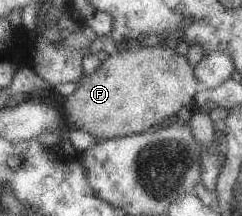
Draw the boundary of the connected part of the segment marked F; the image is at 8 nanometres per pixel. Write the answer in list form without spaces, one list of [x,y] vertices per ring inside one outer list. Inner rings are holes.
[[[132,44],[126,50],[110,55],[95,73],[84,74],[78,84],[77,91],[66,98],[64,105],[67,125],[93,133],[99,142],[151,129],[151,125],[176,116],[183,107],[191,106],[198,92],[196,71],[189,59],[179,55],[174,47],[160,47],[159,44],[154,47]]]

